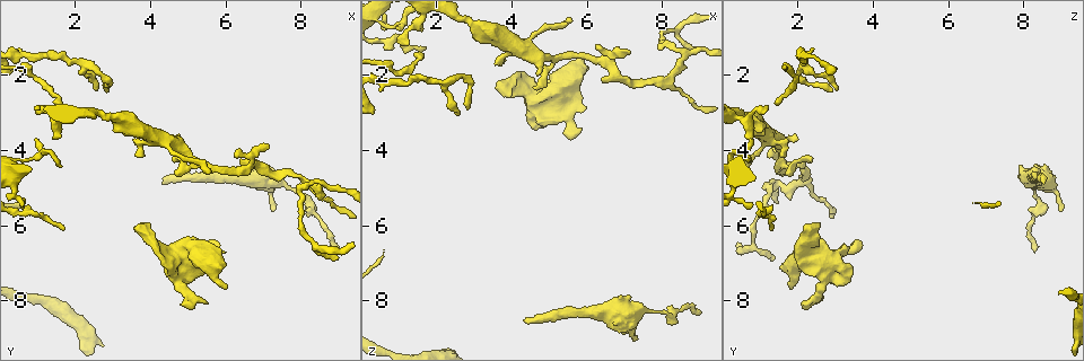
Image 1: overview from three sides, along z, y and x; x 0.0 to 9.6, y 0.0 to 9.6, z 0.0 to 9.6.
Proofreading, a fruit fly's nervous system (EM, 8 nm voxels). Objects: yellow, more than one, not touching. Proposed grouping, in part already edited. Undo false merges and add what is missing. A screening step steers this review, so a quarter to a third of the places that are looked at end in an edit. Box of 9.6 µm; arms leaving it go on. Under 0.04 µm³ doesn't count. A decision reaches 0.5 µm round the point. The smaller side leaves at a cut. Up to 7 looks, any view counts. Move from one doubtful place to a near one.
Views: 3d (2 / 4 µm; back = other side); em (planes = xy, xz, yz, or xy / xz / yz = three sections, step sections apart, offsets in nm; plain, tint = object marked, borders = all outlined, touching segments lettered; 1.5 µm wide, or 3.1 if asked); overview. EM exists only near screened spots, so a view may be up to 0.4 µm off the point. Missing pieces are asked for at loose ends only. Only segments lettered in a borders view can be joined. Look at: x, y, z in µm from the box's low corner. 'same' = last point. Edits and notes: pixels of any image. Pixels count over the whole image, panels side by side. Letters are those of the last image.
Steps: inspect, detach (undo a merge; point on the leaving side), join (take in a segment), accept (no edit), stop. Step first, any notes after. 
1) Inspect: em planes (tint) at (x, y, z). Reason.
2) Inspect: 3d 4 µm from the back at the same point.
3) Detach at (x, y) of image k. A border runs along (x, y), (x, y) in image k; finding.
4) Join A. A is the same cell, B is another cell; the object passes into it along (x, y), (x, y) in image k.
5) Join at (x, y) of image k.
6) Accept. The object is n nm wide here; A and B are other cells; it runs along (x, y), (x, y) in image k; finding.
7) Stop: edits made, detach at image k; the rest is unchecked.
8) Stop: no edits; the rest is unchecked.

Inspect: 3d 4 µm at (8.95, 6.85, 1.30). Thin end.

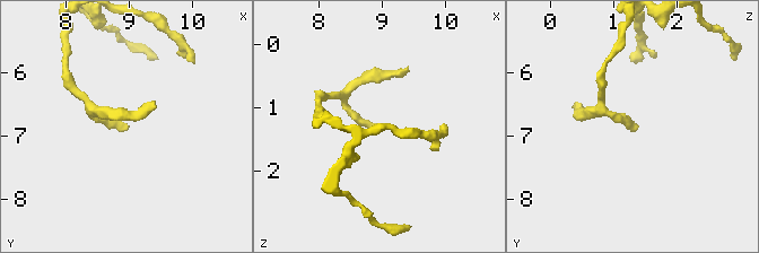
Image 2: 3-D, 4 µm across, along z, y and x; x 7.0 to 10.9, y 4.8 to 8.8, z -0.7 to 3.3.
Inspect: em planes (plain) at (9.05, 6.85, 1.35). Shape alone is not enough.

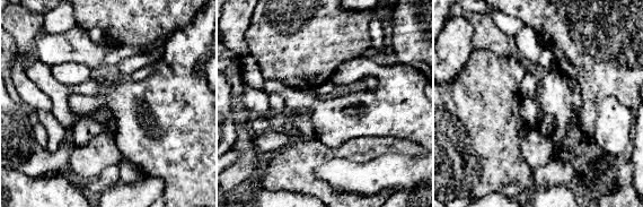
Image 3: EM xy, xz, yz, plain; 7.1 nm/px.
Inspect: em planes (borders) at the same point.

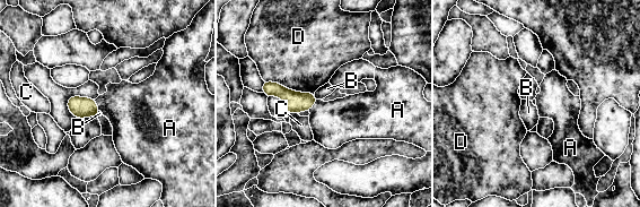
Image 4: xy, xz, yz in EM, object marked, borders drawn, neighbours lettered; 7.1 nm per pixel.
Join A. The longest contact is with D, 380 nm; A is the same cell, B, C and D are other cells; the object passes into it along (295, 102), (313, 104), (333, 123) in image 4; the neuron continues.

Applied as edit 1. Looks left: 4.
Inspect: 3d 4 µm at (5.85, 7.15, 1.60). Branch stops here.

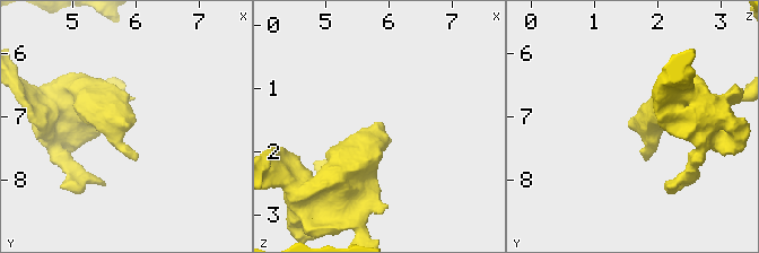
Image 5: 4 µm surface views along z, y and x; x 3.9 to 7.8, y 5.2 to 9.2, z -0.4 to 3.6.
Inspect: em planes (borders) at (5.85, 7.20, 1.55).

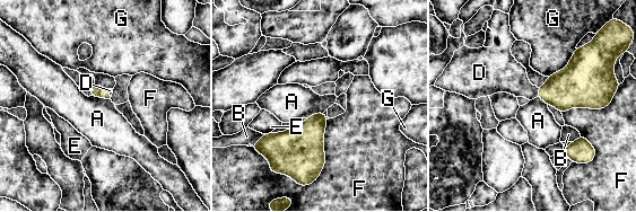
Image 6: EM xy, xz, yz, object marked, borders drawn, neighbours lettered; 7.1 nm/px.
Join D. D is the same cell, A, B, E, F and G are other cells; the object passes into it along (572, 87), (539, 93), (508, 76) in image 6; the neuron continues.

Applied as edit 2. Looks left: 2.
Inspect: em planes (borders) at (7.35, 5.60, 8.95). Thin end.

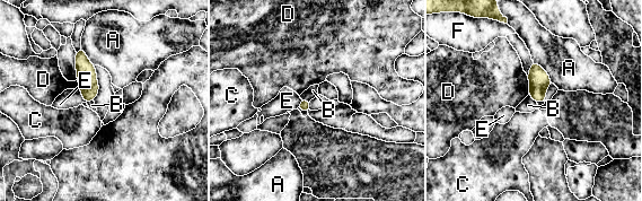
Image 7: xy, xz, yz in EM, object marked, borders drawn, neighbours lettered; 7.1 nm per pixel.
Accept. The object is 80 nm wide here; the longest contact is with A, 220 nm; A, B, C, D, E and F are other cells; no lettered segment goes on from it.

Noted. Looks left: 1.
Stop: edits made, join at image 4, join at image 6; the rest is unchecked.

